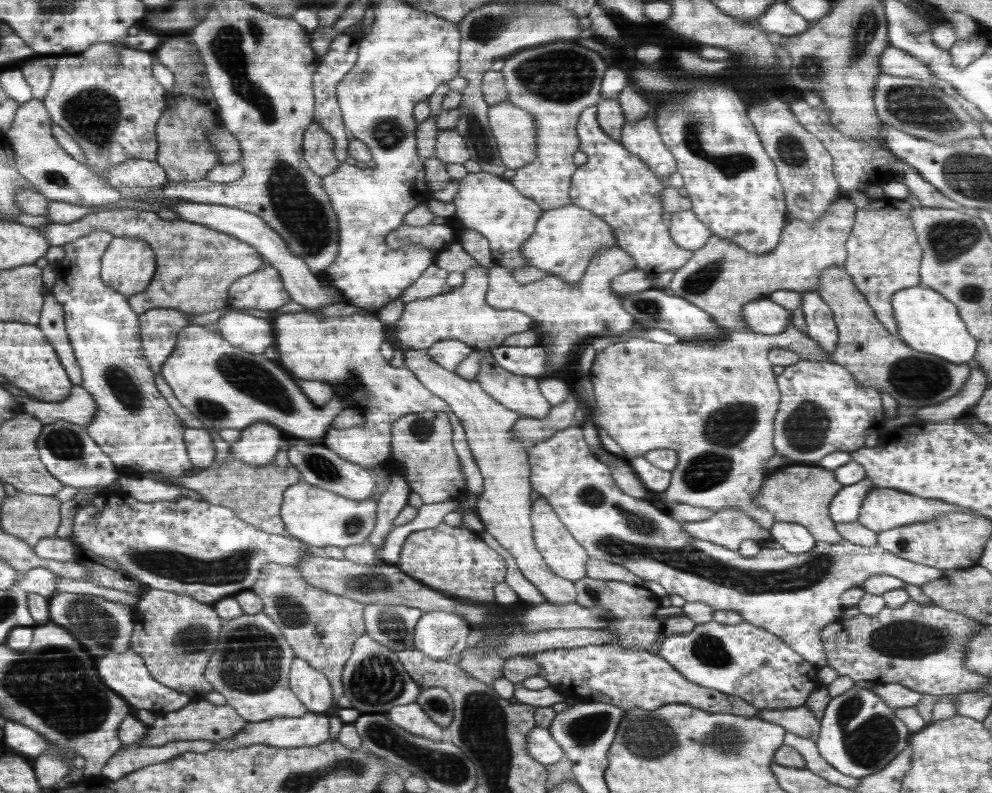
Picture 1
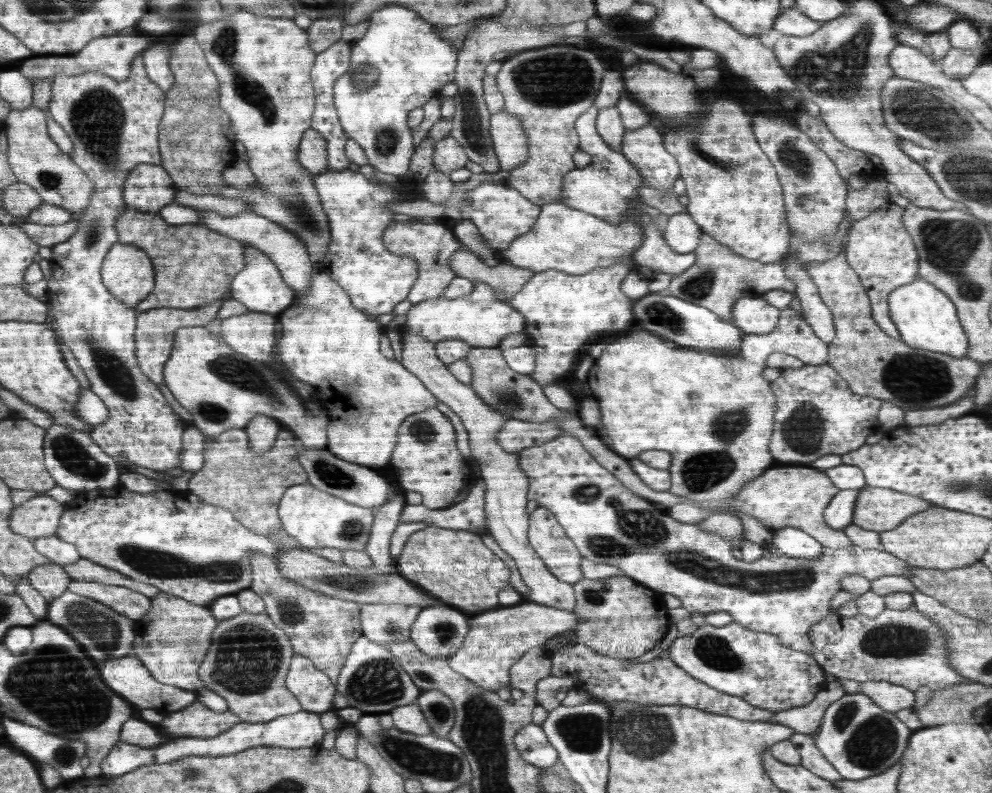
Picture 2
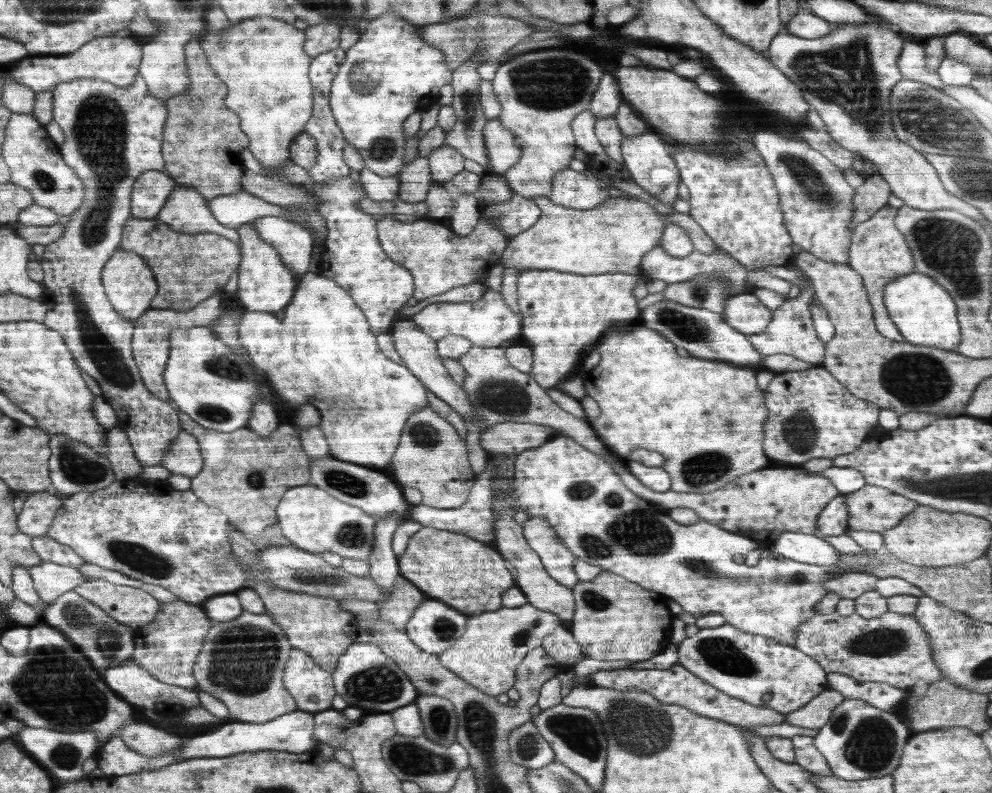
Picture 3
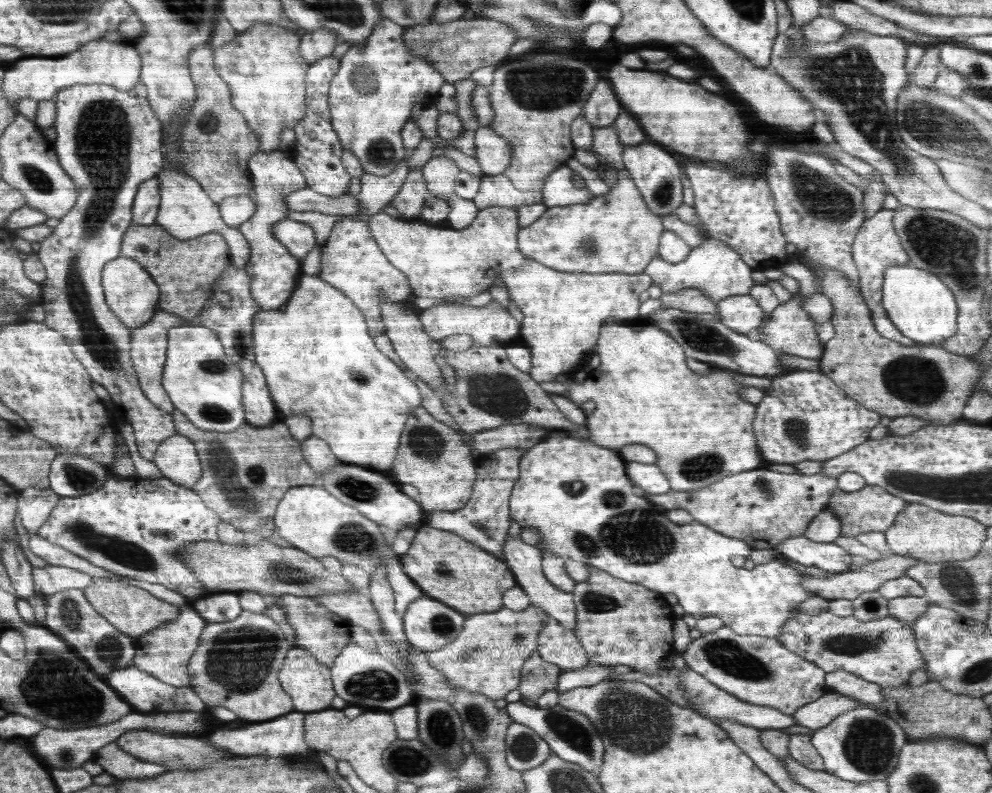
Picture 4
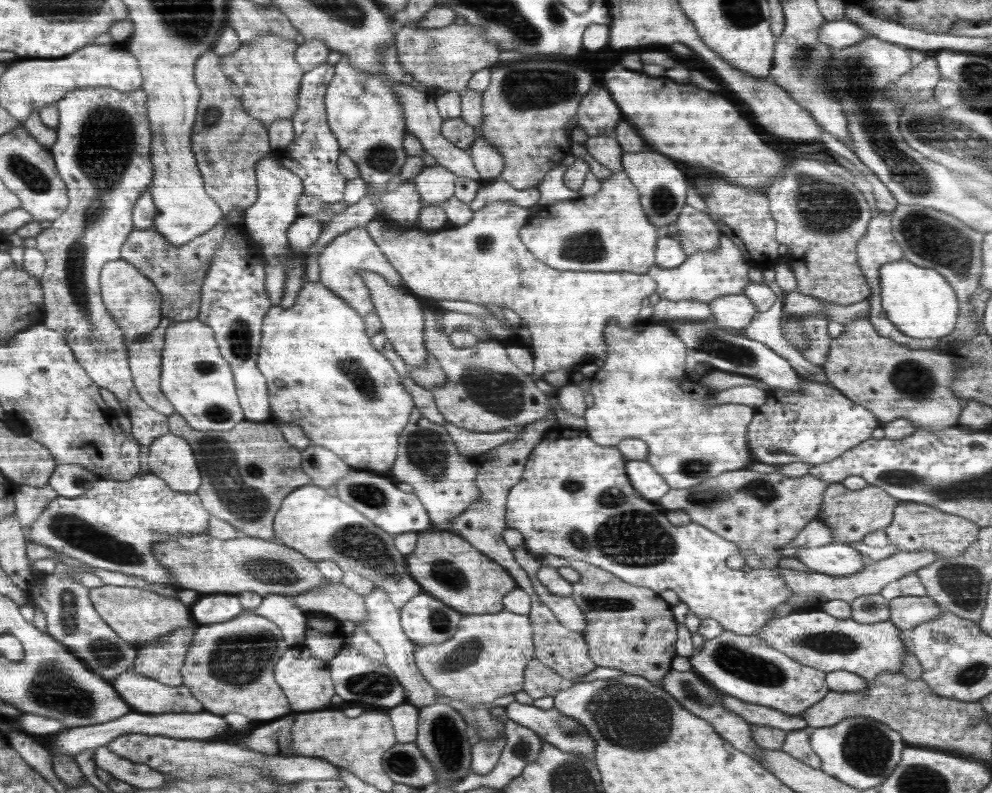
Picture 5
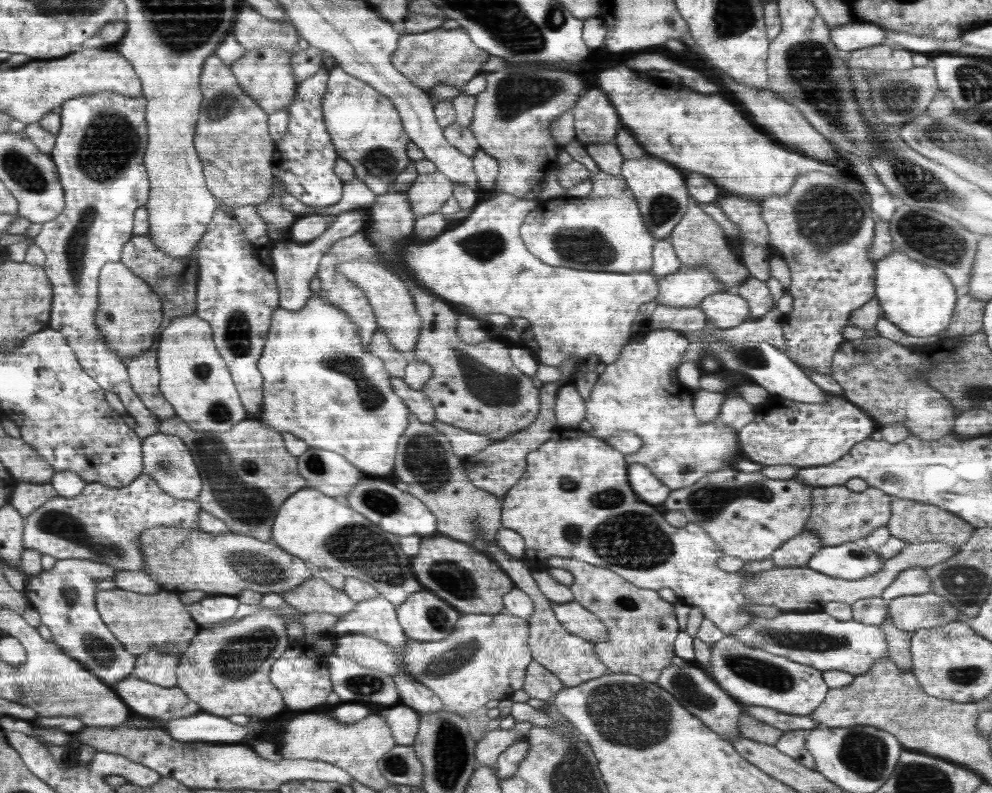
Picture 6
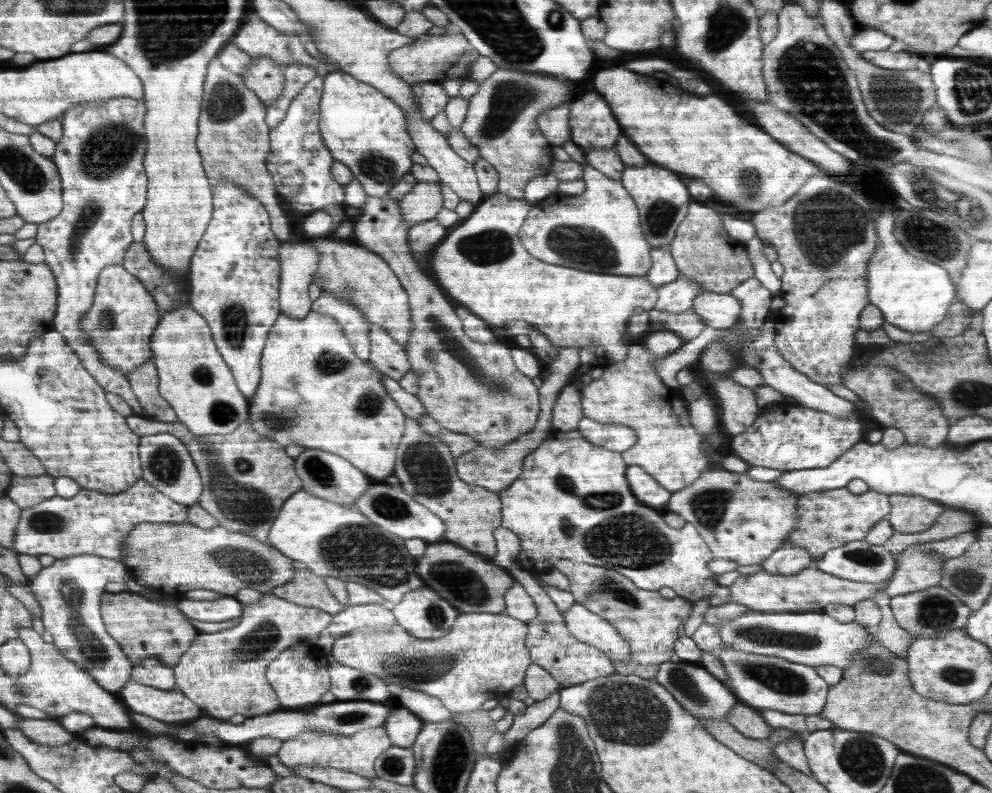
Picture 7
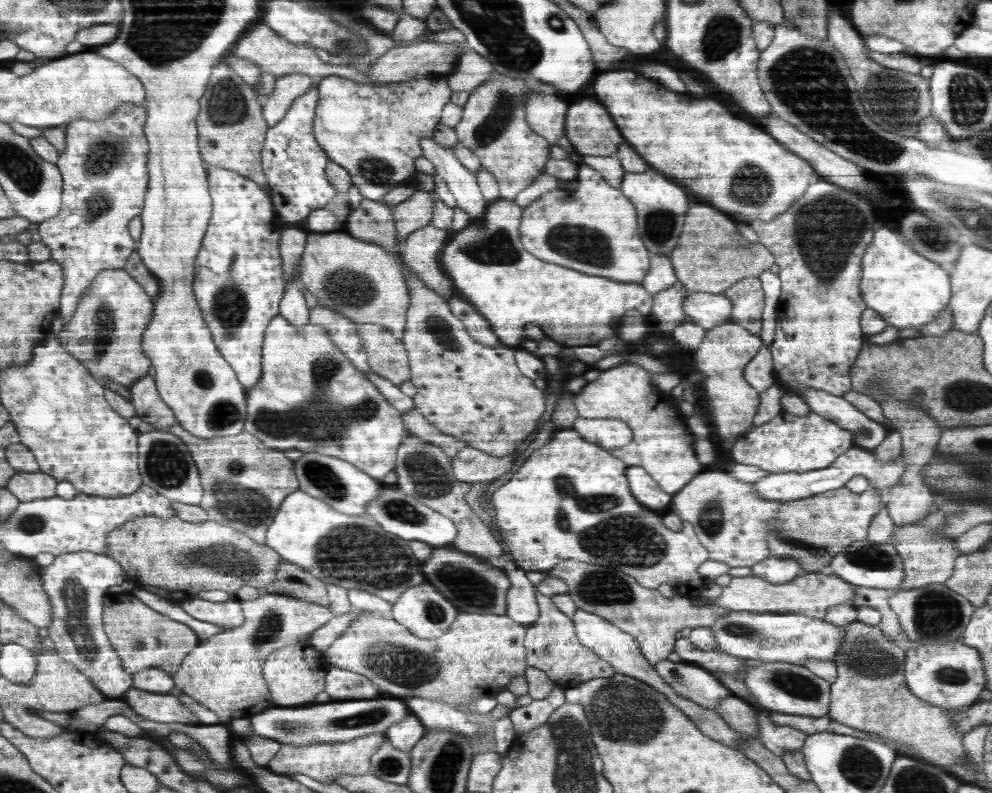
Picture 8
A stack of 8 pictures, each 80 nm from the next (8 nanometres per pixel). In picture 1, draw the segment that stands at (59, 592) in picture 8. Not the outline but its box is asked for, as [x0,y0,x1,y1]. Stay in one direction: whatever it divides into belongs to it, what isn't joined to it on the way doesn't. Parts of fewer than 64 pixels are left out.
[49,593,135,658]

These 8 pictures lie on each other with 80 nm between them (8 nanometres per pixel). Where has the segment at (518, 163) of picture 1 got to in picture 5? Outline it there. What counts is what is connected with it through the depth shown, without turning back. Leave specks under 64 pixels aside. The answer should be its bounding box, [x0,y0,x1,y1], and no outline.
[468,134,505,182]

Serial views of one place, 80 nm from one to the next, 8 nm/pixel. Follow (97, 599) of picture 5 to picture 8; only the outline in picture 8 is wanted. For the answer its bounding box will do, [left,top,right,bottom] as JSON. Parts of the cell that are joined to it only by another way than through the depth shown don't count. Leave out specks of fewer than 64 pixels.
[103,592,199,676]

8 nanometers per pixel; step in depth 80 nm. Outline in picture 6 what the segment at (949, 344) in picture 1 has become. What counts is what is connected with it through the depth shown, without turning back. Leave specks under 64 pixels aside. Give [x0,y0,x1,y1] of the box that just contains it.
[875,245,958,337]

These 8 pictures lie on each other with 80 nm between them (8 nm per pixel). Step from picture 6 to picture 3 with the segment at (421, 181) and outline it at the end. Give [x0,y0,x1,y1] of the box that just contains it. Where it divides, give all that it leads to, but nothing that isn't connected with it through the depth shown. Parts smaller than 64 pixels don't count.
[429,143,465,184]

